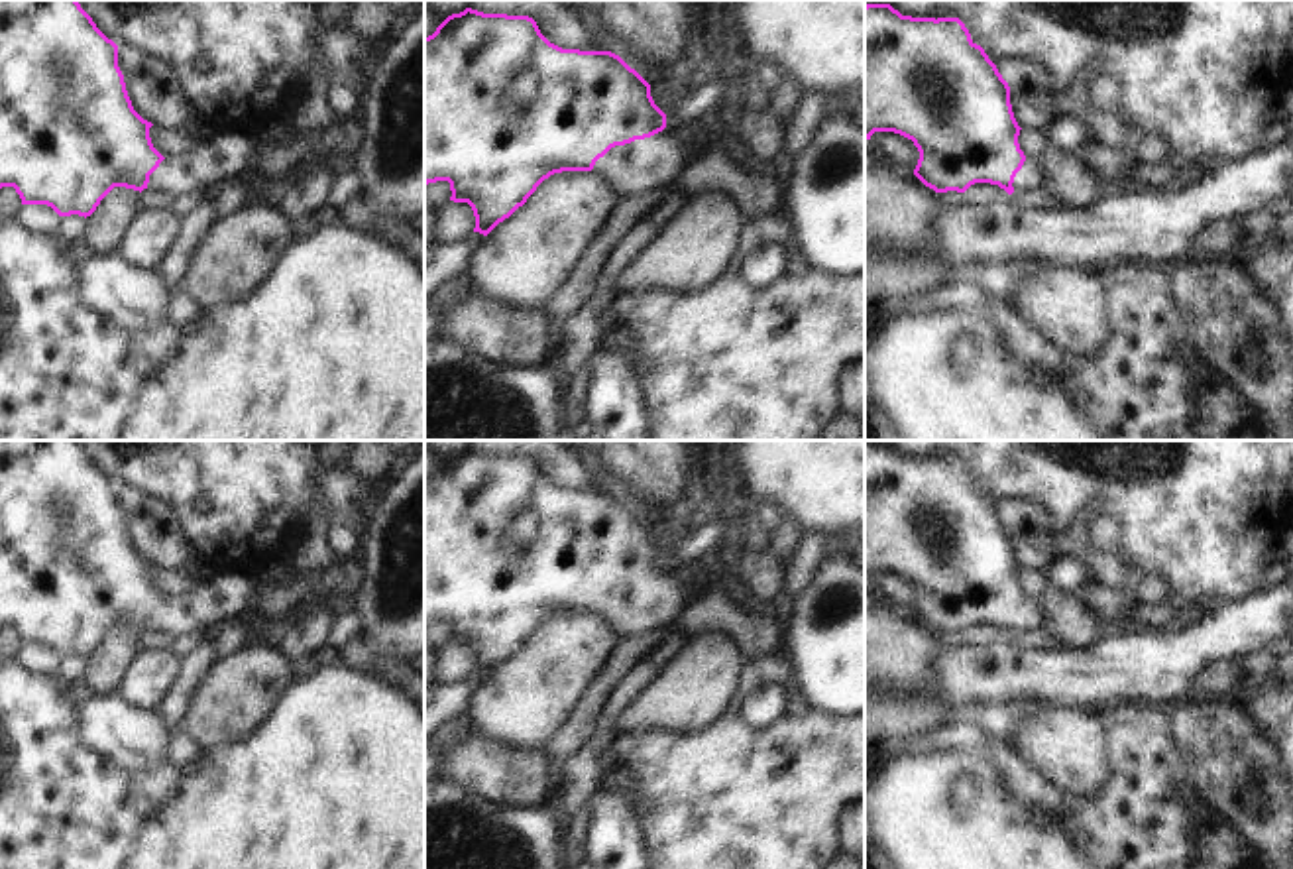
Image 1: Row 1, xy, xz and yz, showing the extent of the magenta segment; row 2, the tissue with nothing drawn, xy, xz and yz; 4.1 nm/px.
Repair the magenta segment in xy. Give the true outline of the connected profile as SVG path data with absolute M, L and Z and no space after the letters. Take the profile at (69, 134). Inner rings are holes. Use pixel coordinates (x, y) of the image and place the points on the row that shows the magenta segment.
M0 0L0 189L14 187L22 204L47 204L59 216L90 216L114 189L157 189L177 197L206 191L220 181L240 181L253 165L257 145L238 122L214 126L179 157L163 157L149 128L132 106L118 67L118 45L108 39L77 0Z

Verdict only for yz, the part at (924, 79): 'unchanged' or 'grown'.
grown

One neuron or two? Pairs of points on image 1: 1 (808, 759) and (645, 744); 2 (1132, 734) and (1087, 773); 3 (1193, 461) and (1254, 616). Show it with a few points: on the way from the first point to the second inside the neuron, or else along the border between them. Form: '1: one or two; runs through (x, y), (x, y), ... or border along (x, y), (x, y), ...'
1: one; runs through (767, 777), (686, 777)
2: two; border along (1097, 710), (1107, 740), (1109, 781), (1085, 797)
3: two; border along (1262, 586), (1238, 600), (1227, 602)

